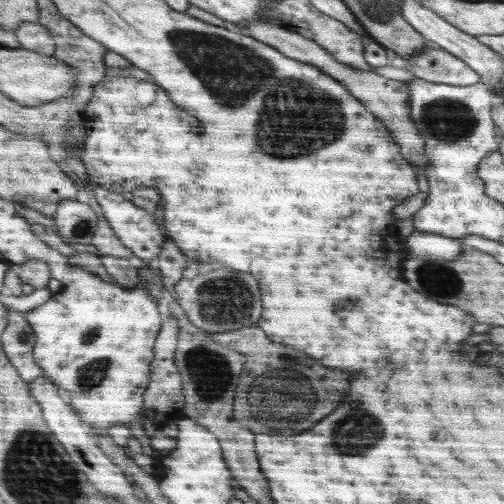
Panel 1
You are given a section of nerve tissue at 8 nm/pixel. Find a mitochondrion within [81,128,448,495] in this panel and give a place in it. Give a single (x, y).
(283, 398)

